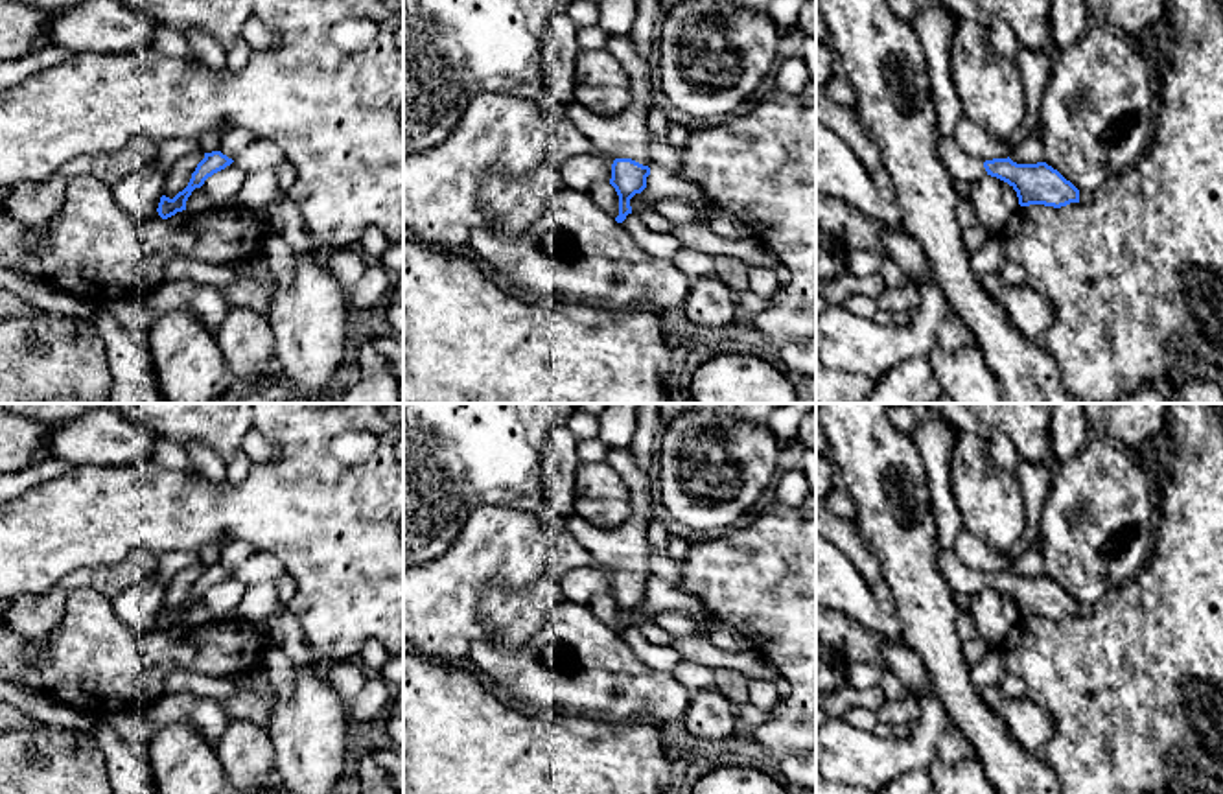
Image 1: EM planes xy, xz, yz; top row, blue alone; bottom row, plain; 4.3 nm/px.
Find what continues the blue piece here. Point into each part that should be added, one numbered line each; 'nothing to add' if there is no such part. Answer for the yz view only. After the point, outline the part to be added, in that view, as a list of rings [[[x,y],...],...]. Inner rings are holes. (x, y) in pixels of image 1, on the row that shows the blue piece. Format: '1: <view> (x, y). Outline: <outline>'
1: yz (962, 166). Outline: [[[939,138],[938,155],[952,181],[973,184],[987,175],[984,160],[965,153],[954,138]]]

